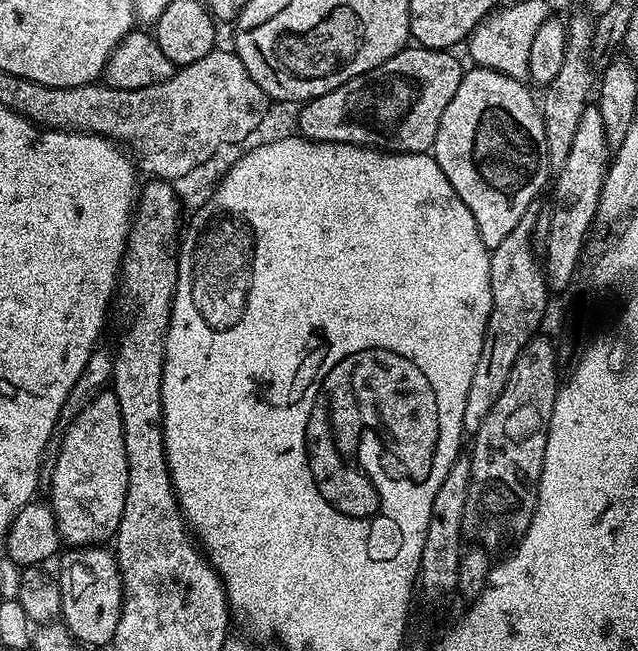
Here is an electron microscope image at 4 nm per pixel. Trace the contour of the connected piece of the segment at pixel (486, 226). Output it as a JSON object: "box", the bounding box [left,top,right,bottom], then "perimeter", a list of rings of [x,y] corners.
{"box":[431,67,550,250],"perimeter":[[[469,67],[454,98],[450,98],[450,106],[446,106],[442,114],[442,122],[438,122],[438,134],[431,155],[436,157],[438,166],[442,166],[442,174],[450,178],[450,186],[454,186],[458,198],[466,202],[466,210],[474,214],[478,234],[482,234],[482,242],[490,250],[501,245],[510,230],[514,230],[514,226],[518,226],[518,222],[529,215],[531,208],[528,207],[532,199],[550,180],[543,114],[531,90],[524,80],[516,80],[493,68]]]}

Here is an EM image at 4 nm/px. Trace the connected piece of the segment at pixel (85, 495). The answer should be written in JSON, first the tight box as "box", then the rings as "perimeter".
{"box":[50,392,128,546],"perimeter":[[[99,392],[67,427],[52,468],[50,507],[65,545],[104,546],[115,537],[122,522],[128,485],[122,410],[118,410],[115,392]]]}

